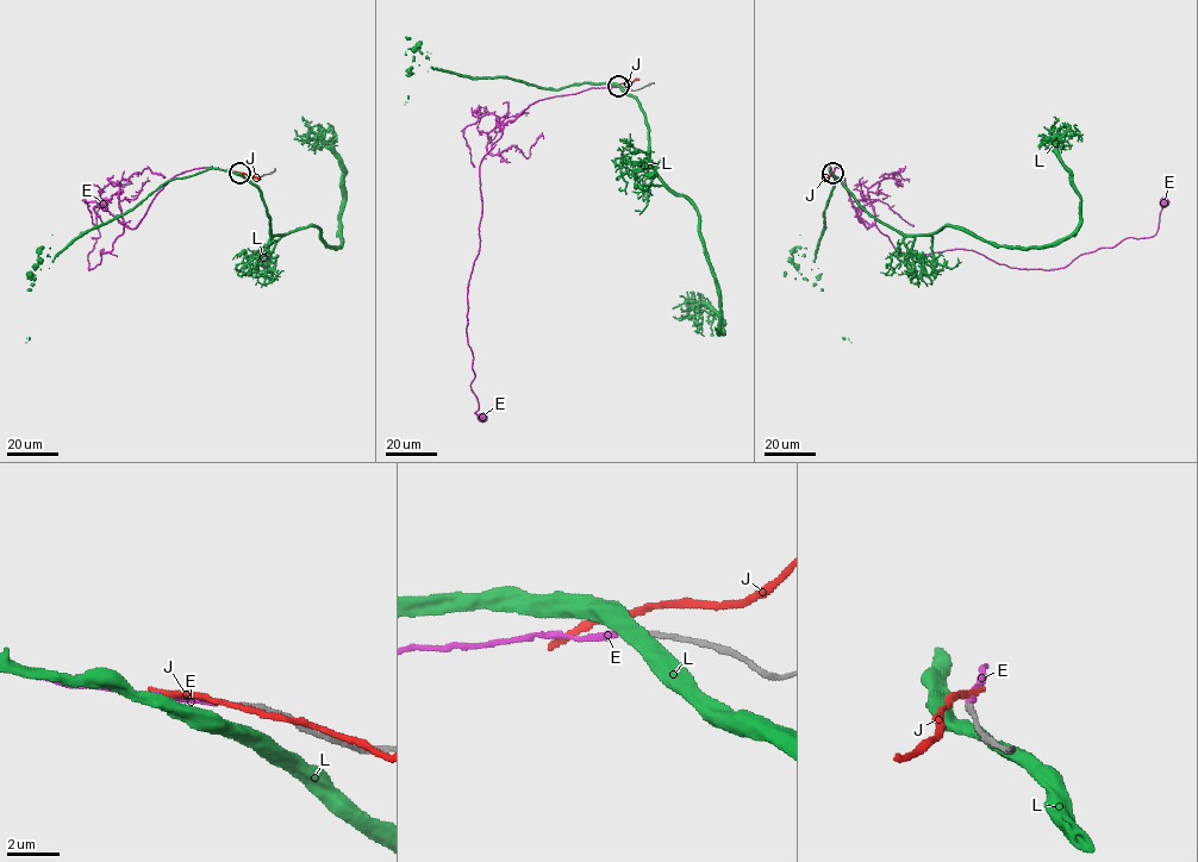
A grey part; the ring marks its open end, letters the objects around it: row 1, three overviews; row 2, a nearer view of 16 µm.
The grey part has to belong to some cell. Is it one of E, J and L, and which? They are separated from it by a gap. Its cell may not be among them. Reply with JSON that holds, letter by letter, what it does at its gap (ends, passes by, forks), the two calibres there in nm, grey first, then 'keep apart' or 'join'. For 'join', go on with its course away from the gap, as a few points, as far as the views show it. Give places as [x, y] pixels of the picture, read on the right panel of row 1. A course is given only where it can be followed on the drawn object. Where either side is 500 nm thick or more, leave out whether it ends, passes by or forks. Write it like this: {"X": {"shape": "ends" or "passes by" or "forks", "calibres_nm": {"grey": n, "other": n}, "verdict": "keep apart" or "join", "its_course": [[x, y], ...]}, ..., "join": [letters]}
{"E": {"shape": "ends", "calibres_nm": {"grey": 190, "other": 200}, "verdict": "join", "its_course": [[833, 173], [841, 168], [867, 228], [897, 250], [975, 251], [1017, 268], [1062, 268], [1152, 237], [1165, 201]]}, "J": {"shape": "passes by", "calibres_nm": {"grey": 190, "other": 200}, "verdict": "keep apart"}, "L": {"calibres_nm": {"grey": 190, "other": 550}, "verdict": "keep apart"}, "join": ["E"]}

